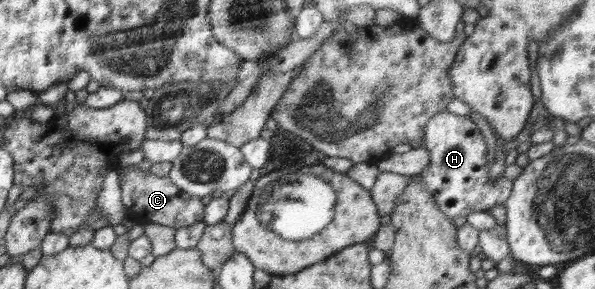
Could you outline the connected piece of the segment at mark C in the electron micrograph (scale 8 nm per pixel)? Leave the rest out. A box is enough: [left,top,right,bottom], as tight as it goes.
[120,166,206,230]

